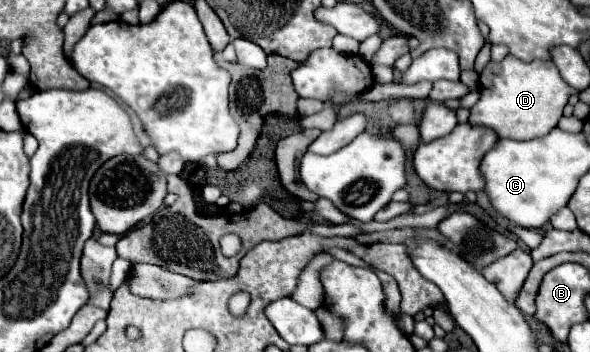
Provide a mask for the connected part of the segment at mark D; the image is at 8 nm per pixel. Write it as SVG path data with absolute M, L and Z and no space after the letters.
M506 55L500 63L488 63L480 73L480 101L470 109L470 123L486 125L498 133L498 137L510 137L528 141L552 131L572 95L572 87L558 75L558 67L552 61L520 61Z

